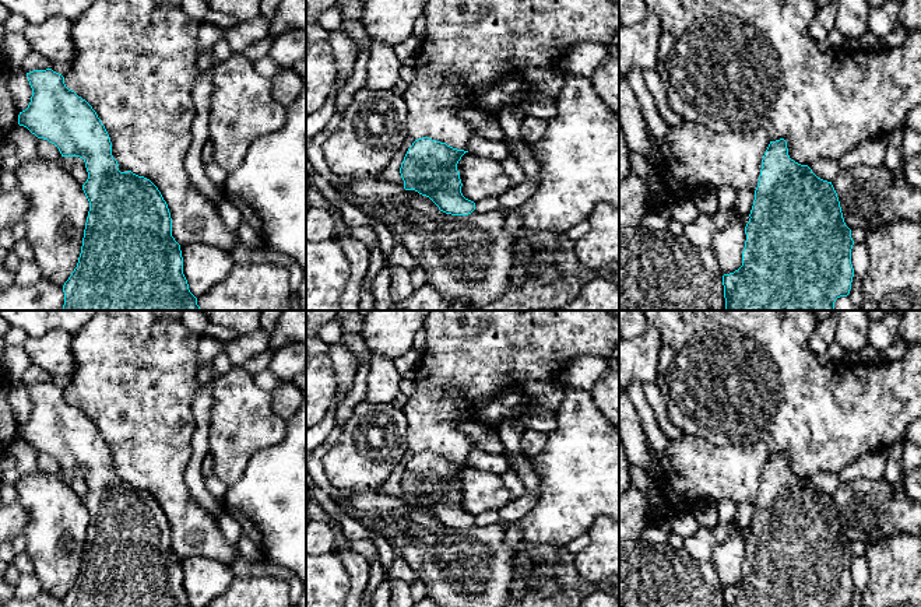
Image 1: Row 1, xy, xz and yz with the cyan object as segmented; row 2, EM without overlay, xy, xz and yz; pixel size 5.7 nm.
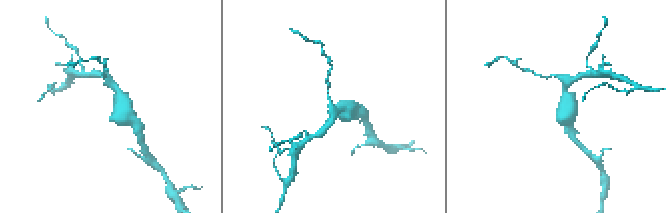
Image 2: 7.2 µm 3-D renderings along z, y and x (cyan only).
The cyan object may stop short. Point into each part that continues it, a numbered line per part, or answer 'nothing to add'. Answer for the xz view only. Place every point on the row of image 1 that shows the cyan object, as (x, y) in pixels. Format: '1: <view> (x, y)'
nothing to add

